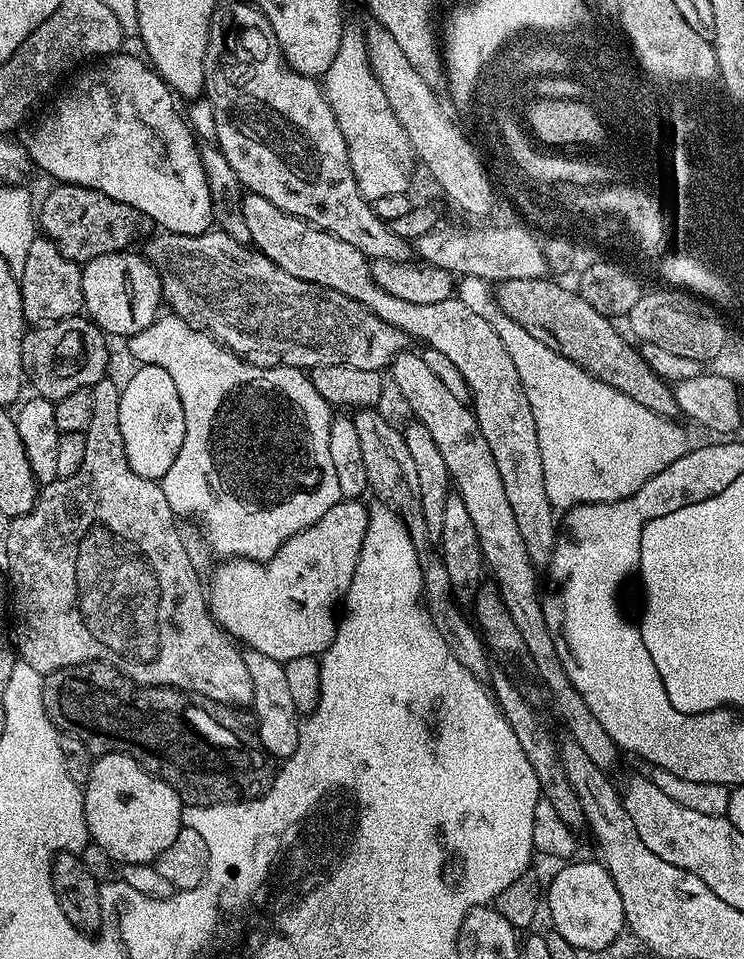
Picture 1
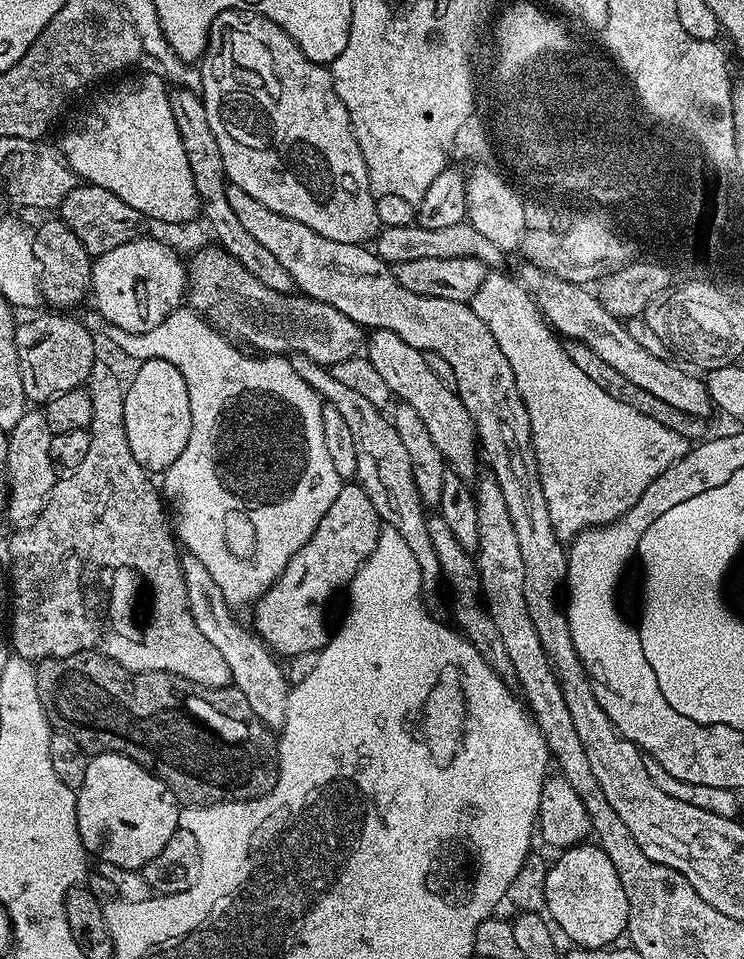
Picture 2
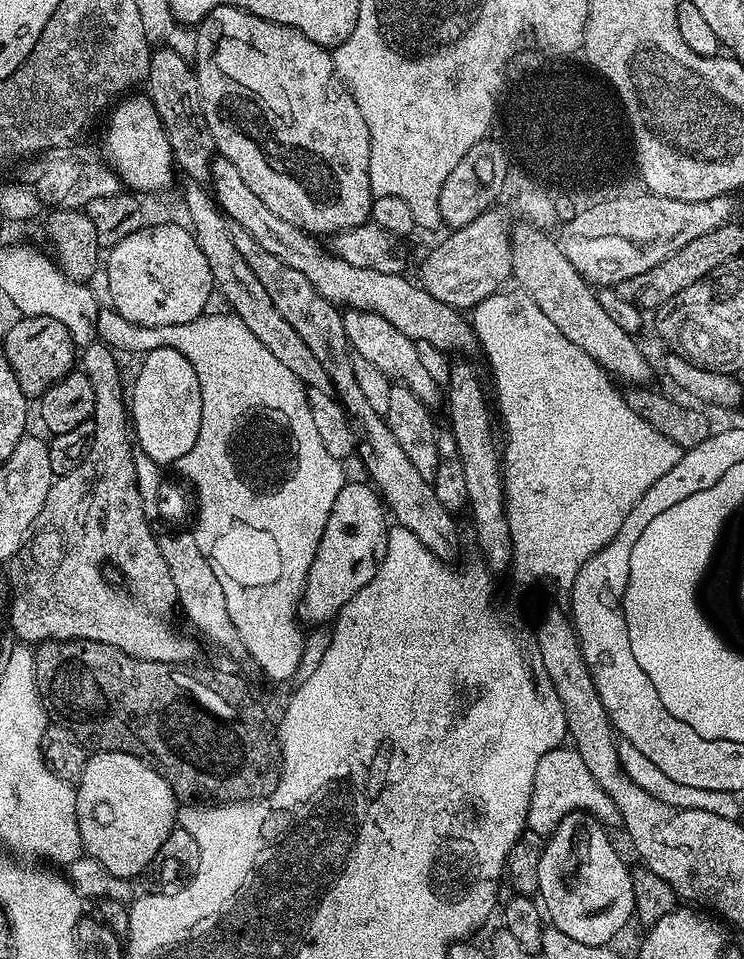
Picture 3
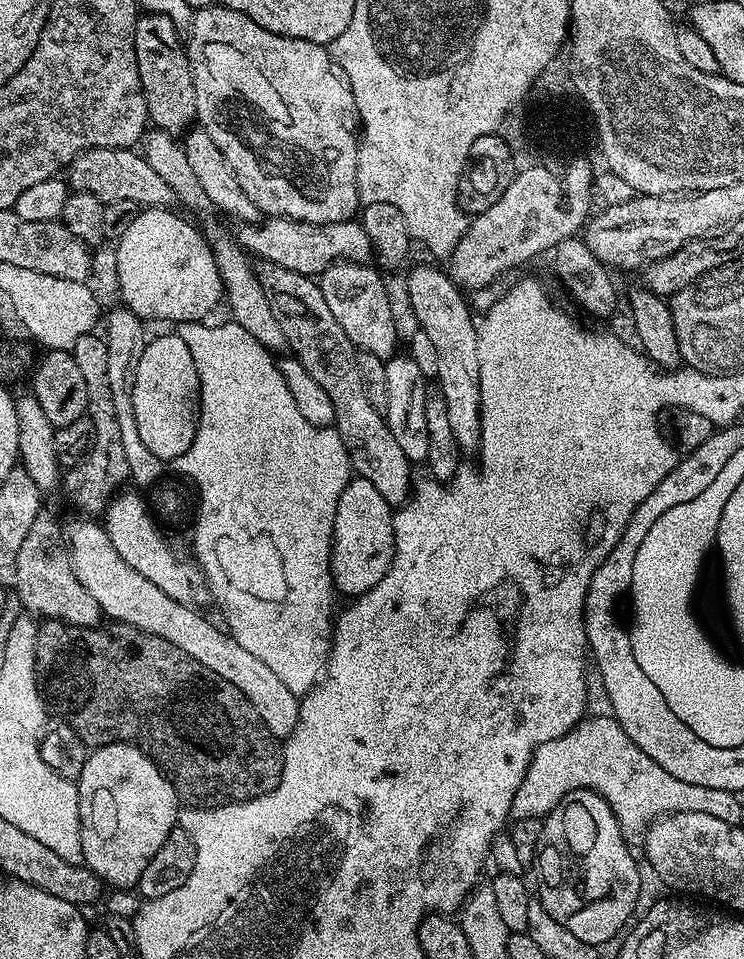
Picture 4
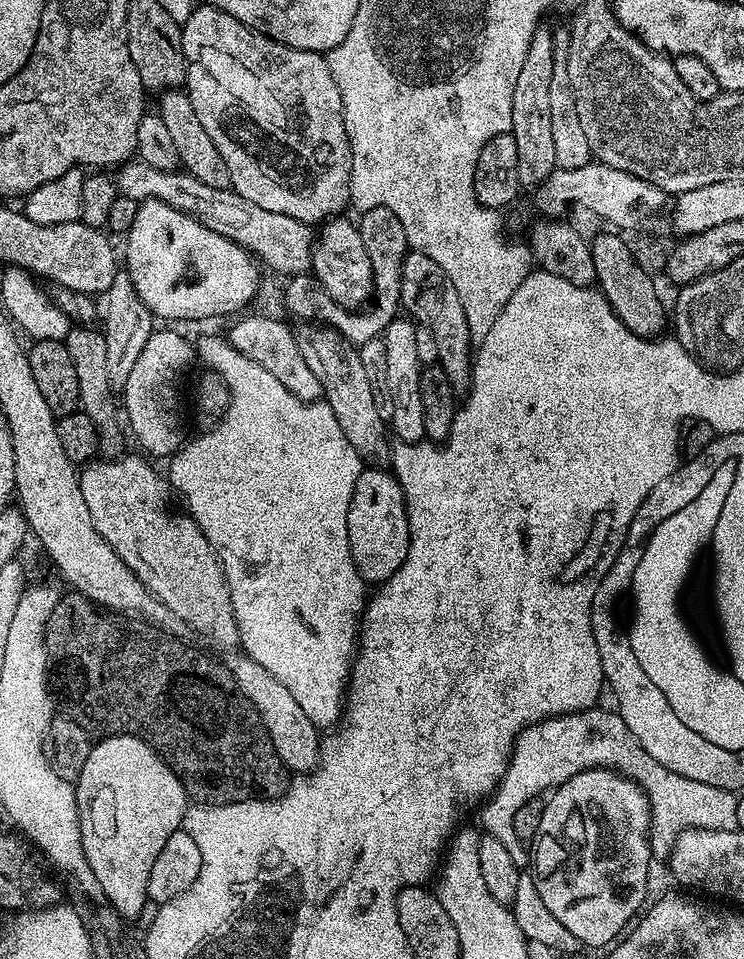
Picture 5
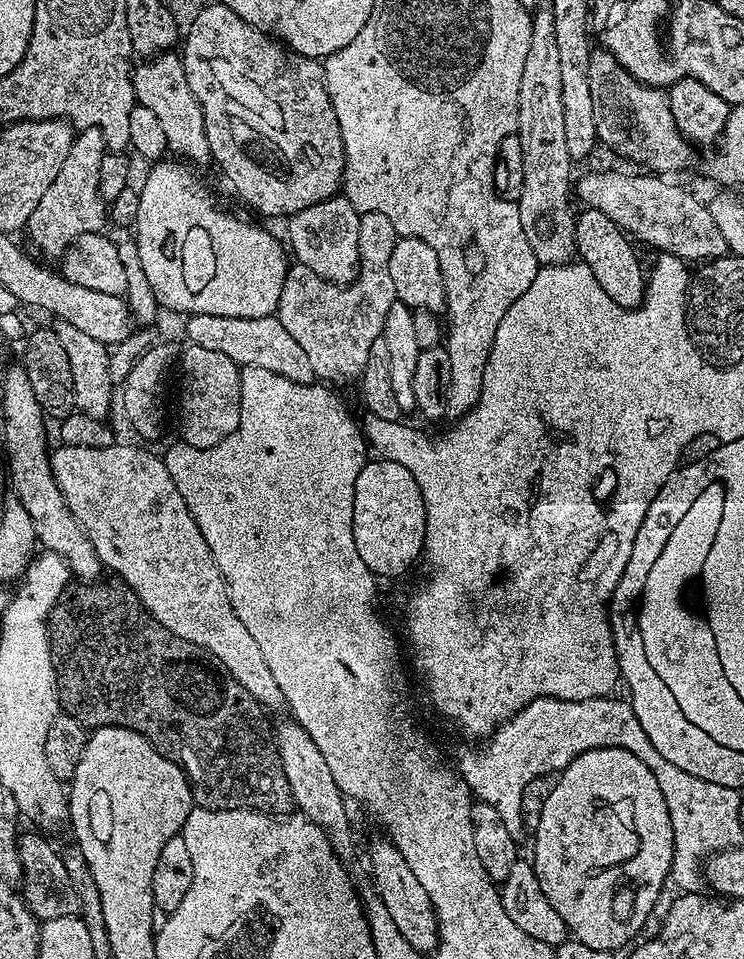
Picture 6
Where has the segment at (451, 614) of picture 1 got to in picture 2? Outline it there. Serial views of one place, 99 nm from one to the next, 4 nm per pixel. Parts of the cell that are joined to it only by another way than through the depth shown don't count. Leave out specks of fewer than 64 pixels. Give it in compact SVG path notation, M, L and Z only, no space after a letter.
M295 353L290 362L295 373L311 386L325 403L334 406L338 414L345 419L345 423L348 423L350 434L353 435L354 450L357 451L357 483L366 491L366 496L373 503L381 523L405 539L407 549L411 550L418 563L421 592L427 601L432 602L436 592L442 588L441 566L430 539L426 509L414 485L410 454L403 448L402 438L399 437L391 419L372 402L367 401L361 393L356 393L338 381L338 378L334 378L331 369L325 365L318 364L300 353Z

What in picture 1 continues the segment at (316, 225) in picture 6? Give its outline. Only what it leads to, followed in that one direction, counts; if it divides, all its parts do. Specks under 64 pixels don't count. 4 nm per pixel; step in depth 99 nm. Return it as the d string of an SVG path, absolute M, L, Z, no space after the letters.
M405 350L399 352L396 357L393 358L390 365L390 373L392 372L392 380L396 383L396 388L400 391L402 399L408 403L408 408L413 413L411 414L415 419L420 420L426 426L426 430L430 430L430 434L434 437L434 442L438 445L438 451L442 453L442 459L446 462L446 470L448 471L448 479L454 485L454 491L459 494L462 498L462 502L466 502L466 510L470 514L470 518L474 518L474 530L478 530L478 542L480 543L480 549L484 555L484 562L489 573L492 572L495 583L498 585L498 591L502 602L506 606L506 610L510 610L510 618L514 618L514 626L518 626L518 634L522 634L522 642L524 643L527 656L532 659L534 665L534 672L537 672L541 676L543 687L548 689L548 695L550 697L551 707L556 707L556 712L560 715L561 720L568 726L567 735L574 741L578 742L578 746L582 746L582 750L586 750L586 754L591 760L593 760L598 767L605 770L611 769L611 764L616 764L622 757L621 751L617 748L616 743L610 738L610 734L606 734L606 730L602 730L602 722L598 722L598 718L594 718L594 714L590 714L590 706L586 706L586 702L574 685L570 682L568 677L568 671L564 669L564 662L561 660L558 650L556 649L556 643L552 637L552 632L548 628L548 623L544 618L544 607L542 605L542 592L541 589L536 589L536 572L538 572L537 565L533 564L530 554L526 554L526 542L522 542L522 534L518 534L518 522L514 522L514 510L510 510L510 502L506 499L506 489L502 487L502 474L498 474L498 466L494 463L494 454L490 454L490 446L486 442L486 438L482 438L482 430L478 426L476 421L476 414L472 411L471 407L465 401L454 398L454 394L450 394L450 390L446 390L446 386L442 386L441 380L426 366L424 363L421 353L419 351L412 352L413 350Z

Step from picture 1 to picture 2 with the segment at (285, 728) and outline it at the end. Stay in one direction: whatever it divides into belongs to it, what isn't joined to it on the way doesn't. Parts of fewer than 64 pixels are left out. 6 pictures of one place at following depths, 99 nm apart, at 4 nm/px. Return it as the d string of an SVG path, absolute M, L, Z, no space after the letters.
M189 552L183 553L180 565L194 622L197 623L198 630L221 651L222 658L230 666L233 687L237 687L244 696L251 710L249 713L271 731L276 732L283 729L290 682L286 680L279 664L274 660L275 655L253 629L249 627L247 629L234 616L235 611L226 602L222 588L211 577L210 570L207 570L195 555Z

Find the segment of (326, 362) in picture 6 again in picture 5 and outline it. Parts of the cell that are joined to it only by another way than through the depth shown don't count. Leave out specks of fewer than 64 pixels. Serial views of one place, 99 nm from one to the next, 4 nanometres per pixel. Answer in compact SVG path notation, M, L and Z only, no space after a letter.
M375 208L374 210L363 213L359 219L358 227L362 234L362 242L366 246L366 254L370 254L370 262L372 263L372 298L367 307L355 312L338 306L330 298L330 294L326 294L324 289L308 274L291 277L285 283L288 285L284 288L284 304L288 307L290 315L297 316L300 322L315 322L317 325L332 328L336 332L339 332L349 343L357 346L377 339L383 333L384 327L390 321L397 319L398 313L402 308L400 303L400 295L402 294L402 262L410 251L406 242L406 230L402 226L402 222L398 222L398 218L390 210Z

